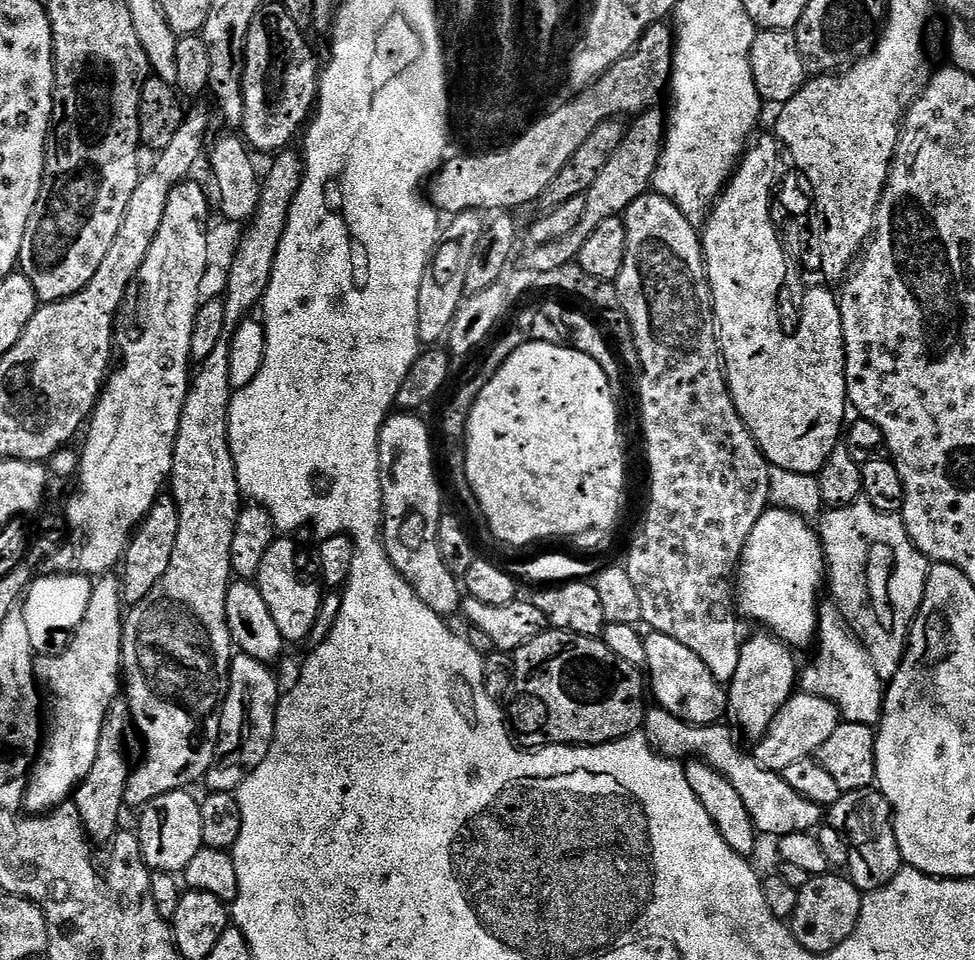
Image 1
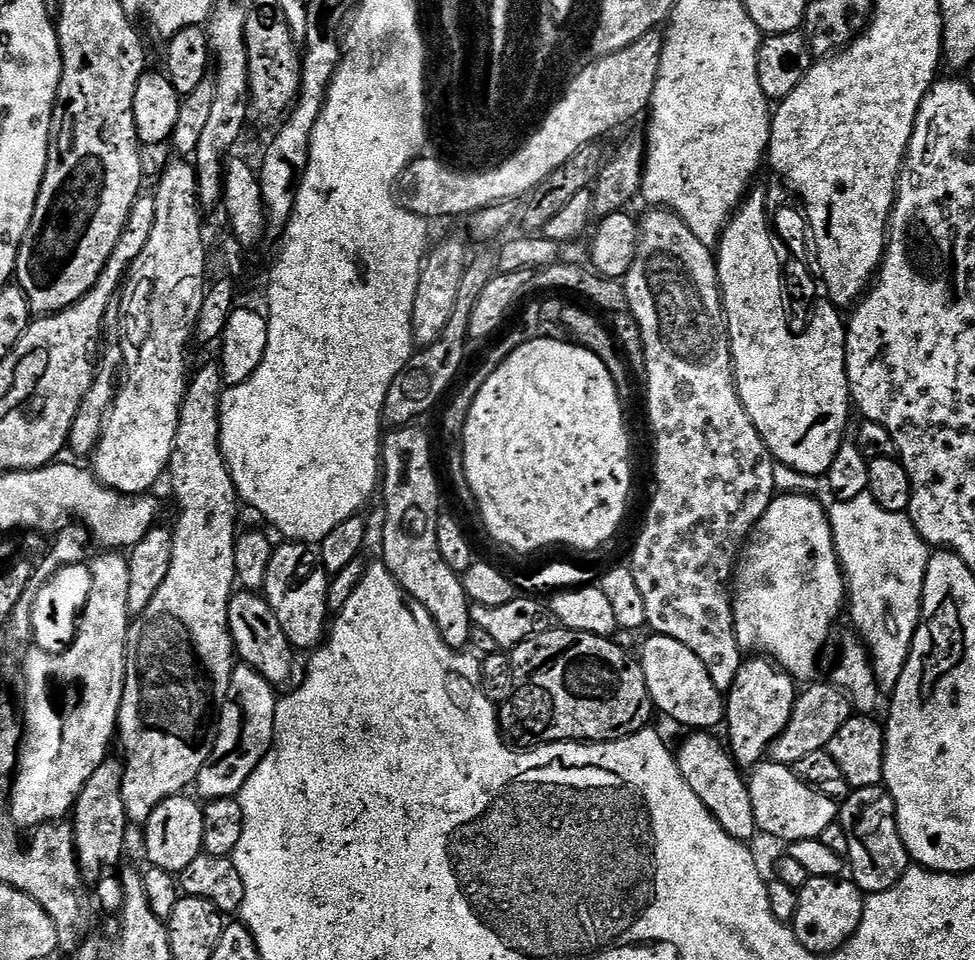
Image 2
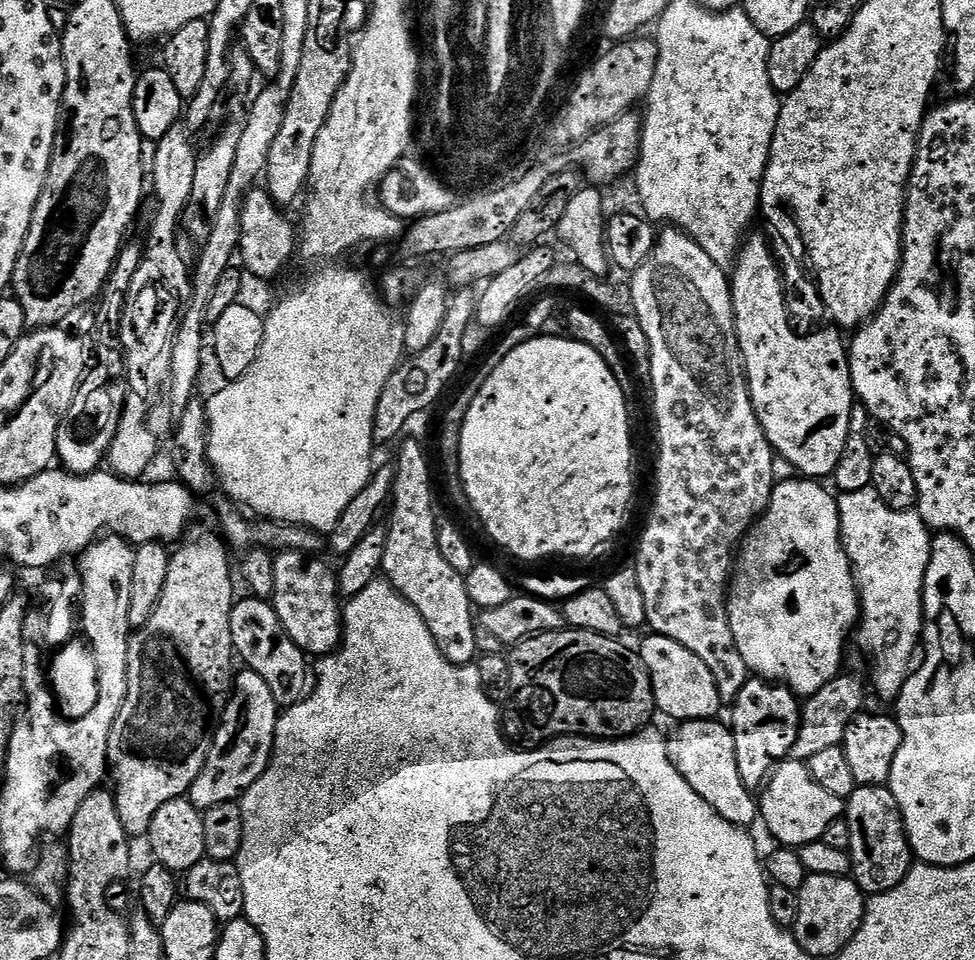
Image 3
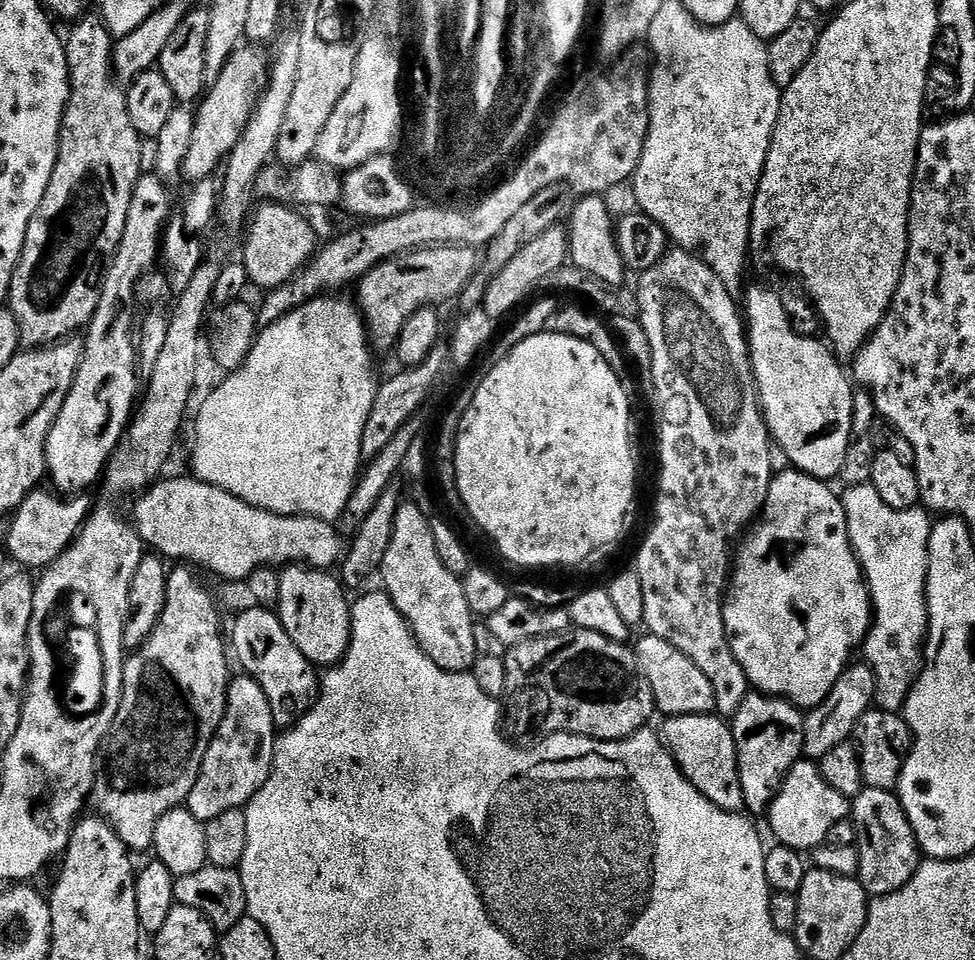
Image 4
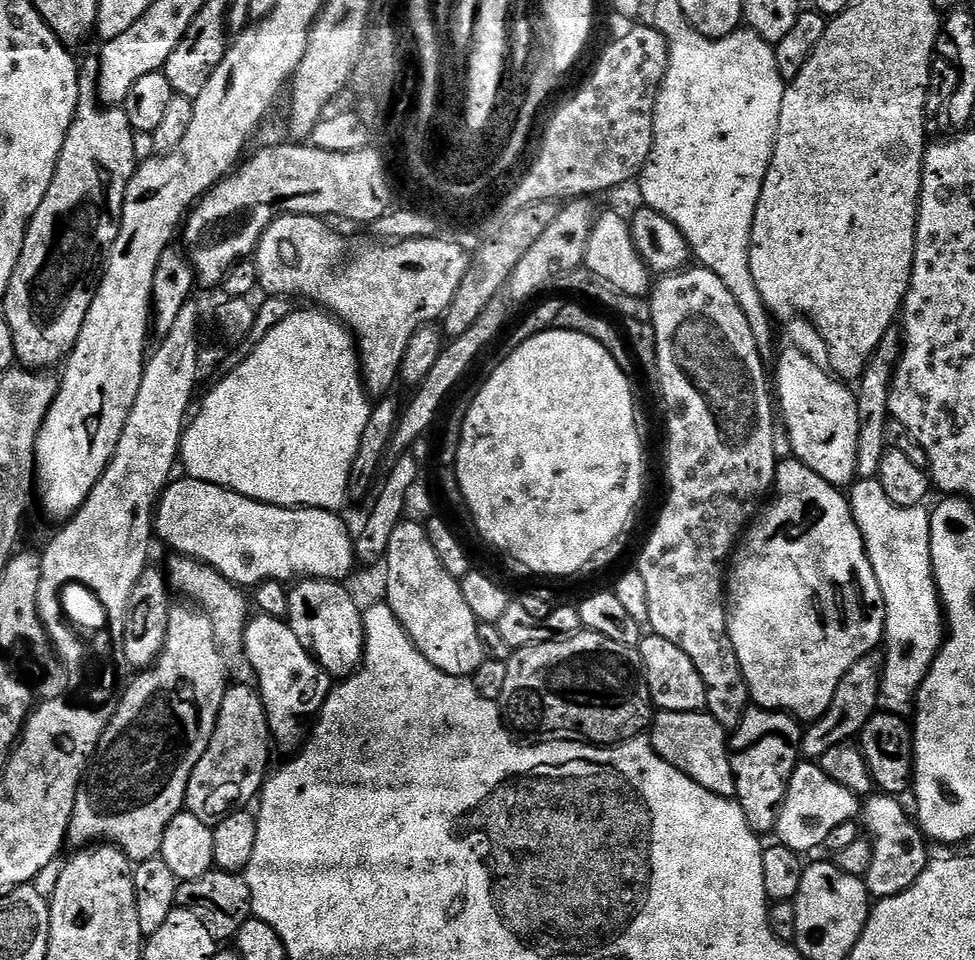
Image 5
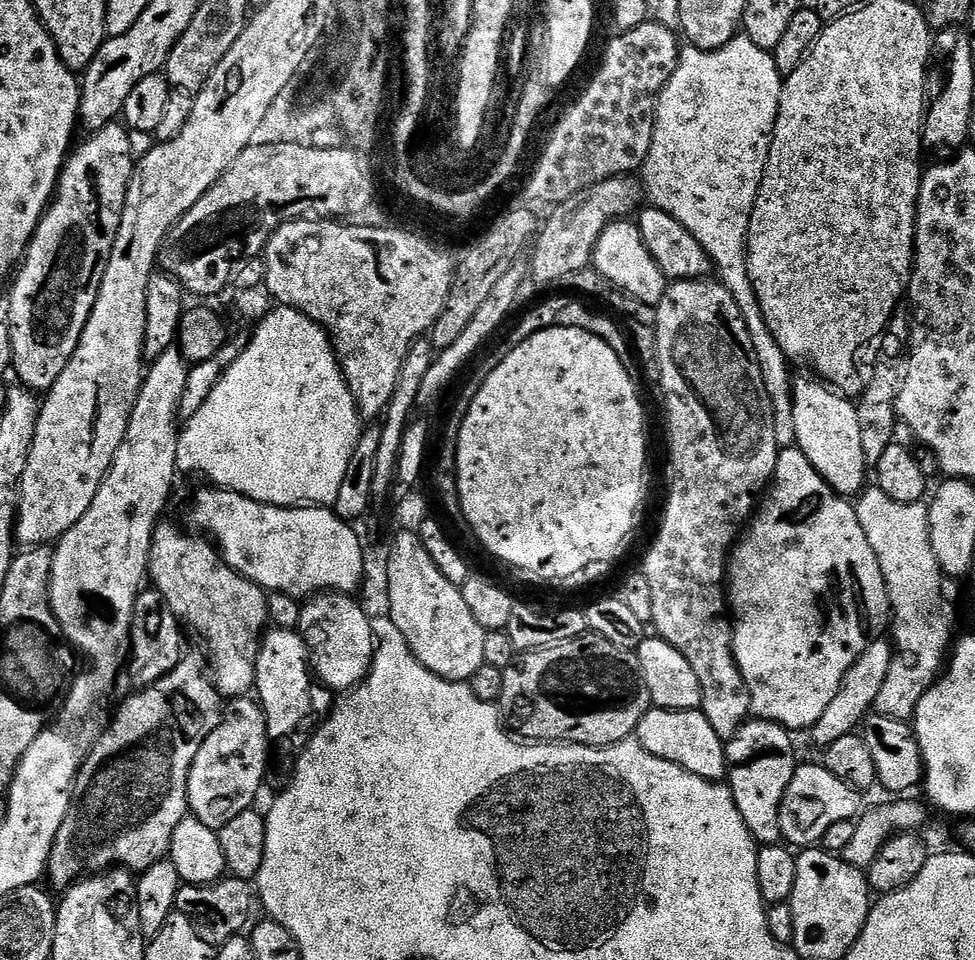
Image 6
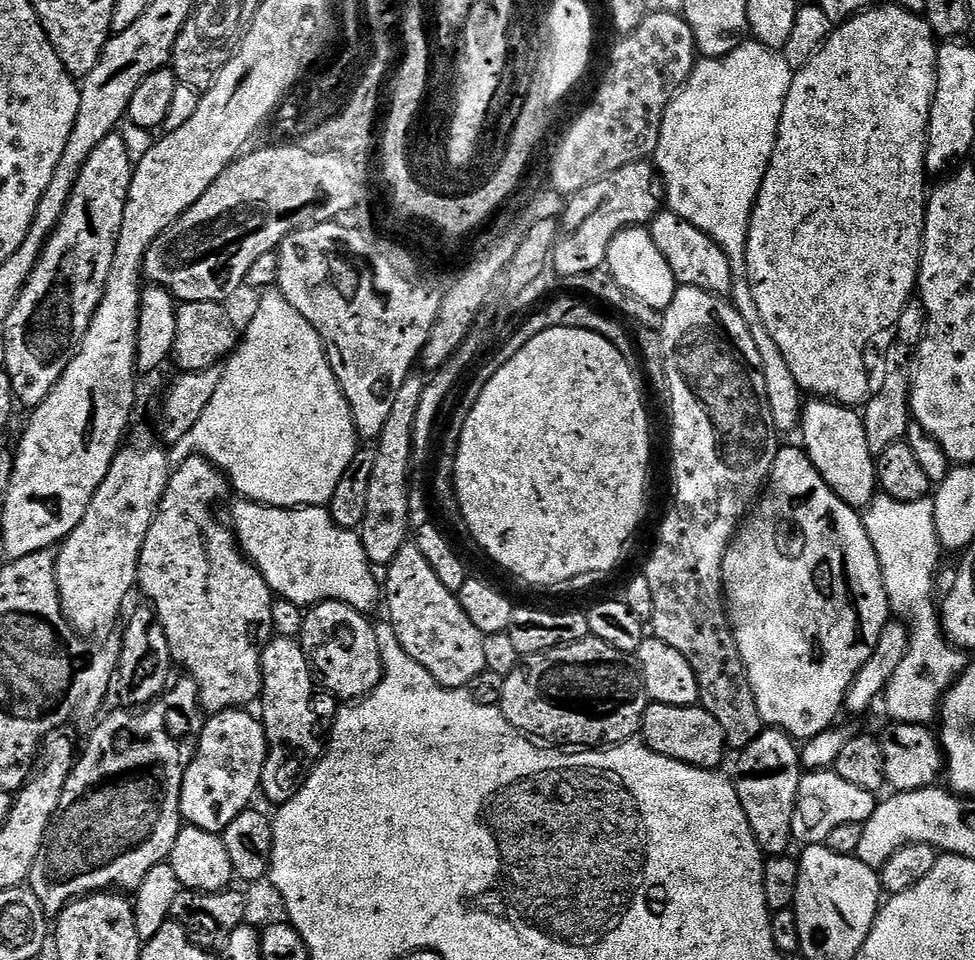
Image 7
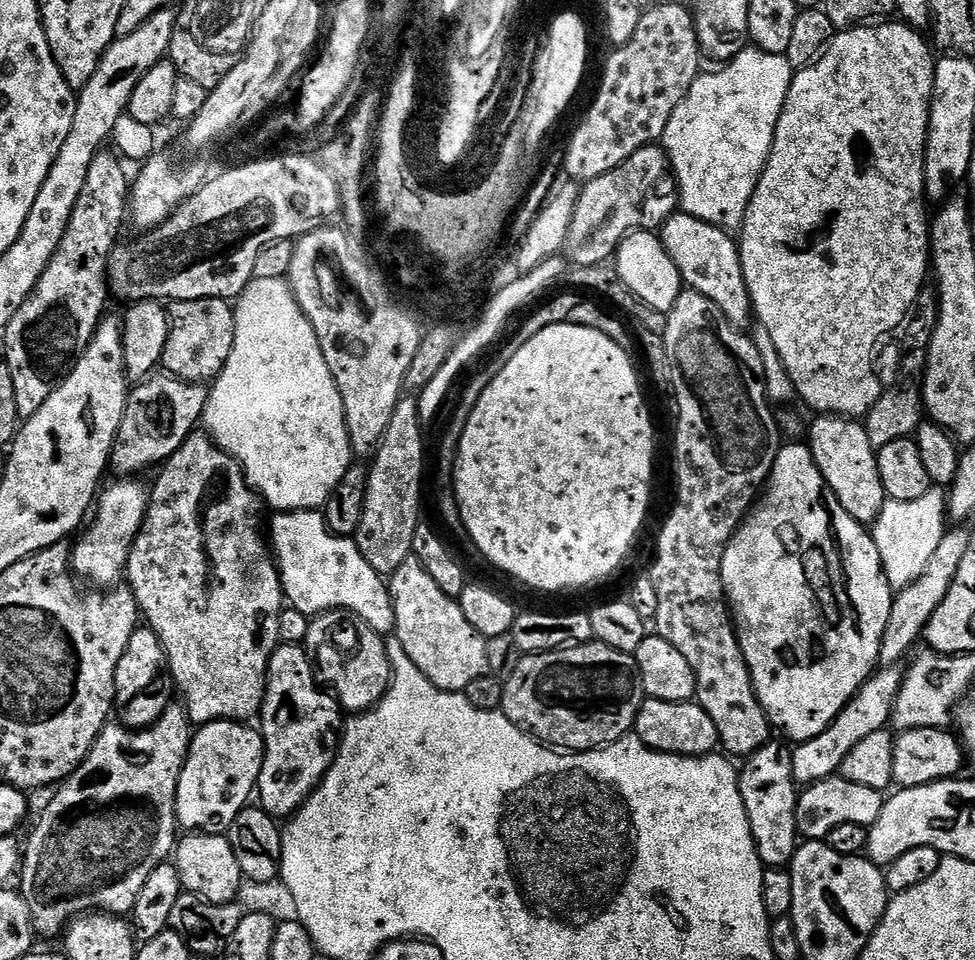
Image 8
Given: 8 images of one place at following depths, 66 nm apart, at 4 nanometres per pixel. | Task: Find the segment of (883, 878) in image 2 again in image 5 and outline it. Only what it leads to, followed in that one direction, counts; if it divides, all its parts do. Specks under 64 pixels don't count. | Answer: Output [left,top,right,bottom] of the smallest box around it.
[862,794,930,900]

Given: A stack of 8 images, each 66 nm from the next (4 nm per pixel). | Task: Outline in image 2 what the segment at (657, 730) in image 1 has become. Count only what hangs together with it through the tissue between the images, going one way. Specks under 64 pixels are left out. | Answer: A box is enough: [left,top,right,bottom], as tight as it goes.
[747,762,837,845]

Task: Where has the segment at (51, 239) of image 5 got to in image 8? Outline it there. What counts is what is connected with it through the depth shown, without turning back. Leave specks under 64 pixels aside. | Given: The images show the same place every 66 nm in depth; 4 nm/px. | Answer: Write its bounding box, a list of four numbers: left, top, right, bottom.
[3,150,130,421]

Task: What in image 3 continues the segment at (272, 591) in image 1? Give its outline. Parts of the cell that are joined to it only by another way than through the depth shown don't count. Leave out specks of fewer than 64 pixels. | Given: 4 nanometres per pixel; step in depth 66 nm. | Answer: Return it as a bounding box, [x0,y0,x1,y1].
[270,551,342,658]

